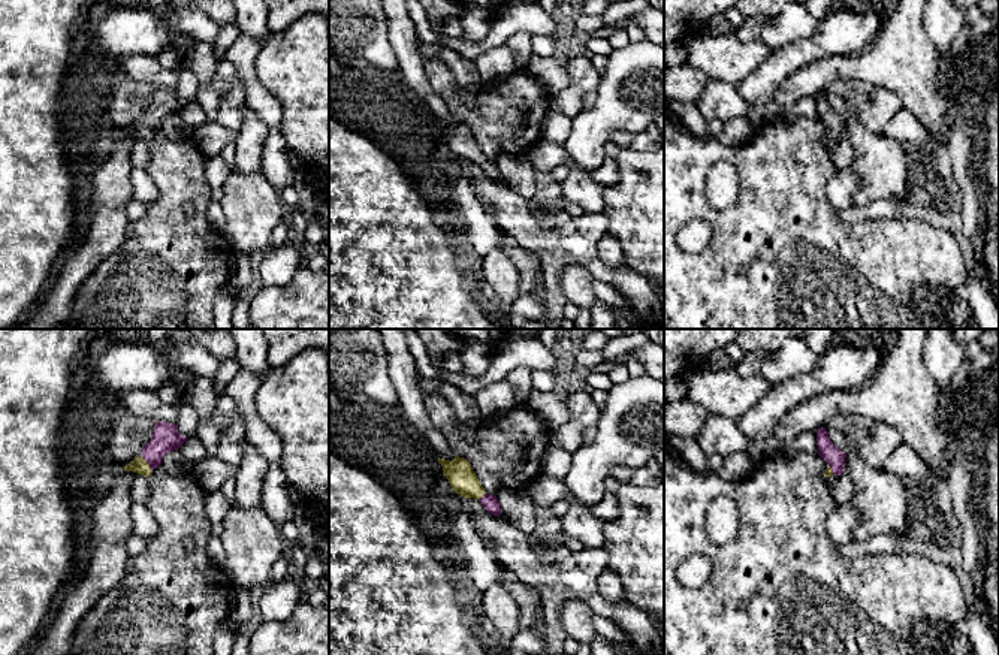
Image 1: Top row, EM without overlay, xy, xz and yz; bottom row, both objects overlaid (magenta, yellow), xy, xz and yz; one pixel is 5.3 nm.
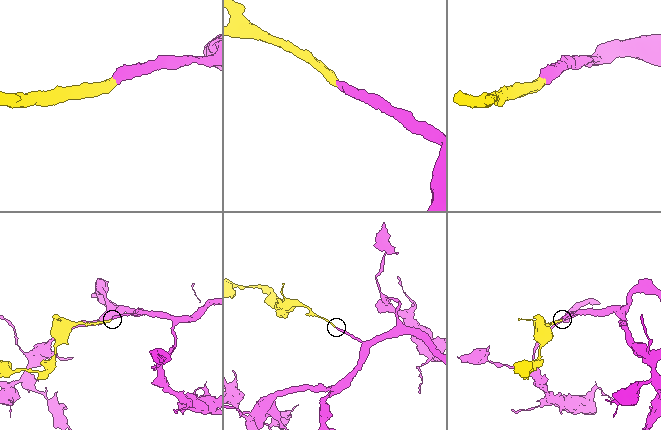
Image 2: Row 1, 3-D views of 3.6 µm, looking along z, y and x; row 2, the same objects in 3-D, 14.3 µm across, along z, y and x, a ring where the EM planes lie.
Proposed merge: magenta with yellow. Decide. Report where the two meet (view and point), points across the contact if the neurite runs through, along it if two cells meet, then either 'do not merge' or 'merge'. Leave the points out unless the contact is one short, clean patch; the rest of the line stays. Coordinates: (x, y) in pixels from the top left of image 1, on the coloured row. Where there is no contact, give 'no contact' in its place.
xy (147, 462) | across xy (165, 438), (147, 462), (139, 465) | merge

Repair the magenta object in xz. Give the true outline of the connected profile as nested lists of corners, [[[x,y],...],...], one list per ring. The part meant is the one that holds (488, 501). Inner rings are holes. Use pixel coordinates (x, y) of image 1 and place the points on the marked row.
[[[455,456],[453,461],[440,459],[440,464],[443,467],[443,474],[449,480],[452,489],[464,496],[464,498],[474,498],[479,499],[480,504],[494,516],[500,516],[501,508],[500,502],[495,495],[489,495],[485,492],[483,486],[480,485],[476,473],[471,468],[471,464]]]

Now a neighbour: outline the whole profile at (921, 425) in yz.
[[[899,329],[897,345],[885,353],[882,365],[872,381],[860,389],[840,392],[832,390],[821,393],[799,404],[776,426],[772,435],[752,438],[745,452],[755,465],[775,453],[785,453],[797,434],[803,431],[817,432],[833,416],[860,416],[897,428],[905,443],[924,462],[930,492],[944,492],[948,482],[950,465],[954,458],[951,435],[941,426],[941,390],[930,380],[924,366],[924,339],[927,329]]]

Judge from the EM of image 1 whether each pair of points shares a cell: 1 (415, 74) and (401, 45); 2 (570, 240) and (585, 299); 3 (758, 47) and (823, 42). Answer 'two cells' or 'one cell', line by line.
1: one cell
2: two cells
3: two cells

